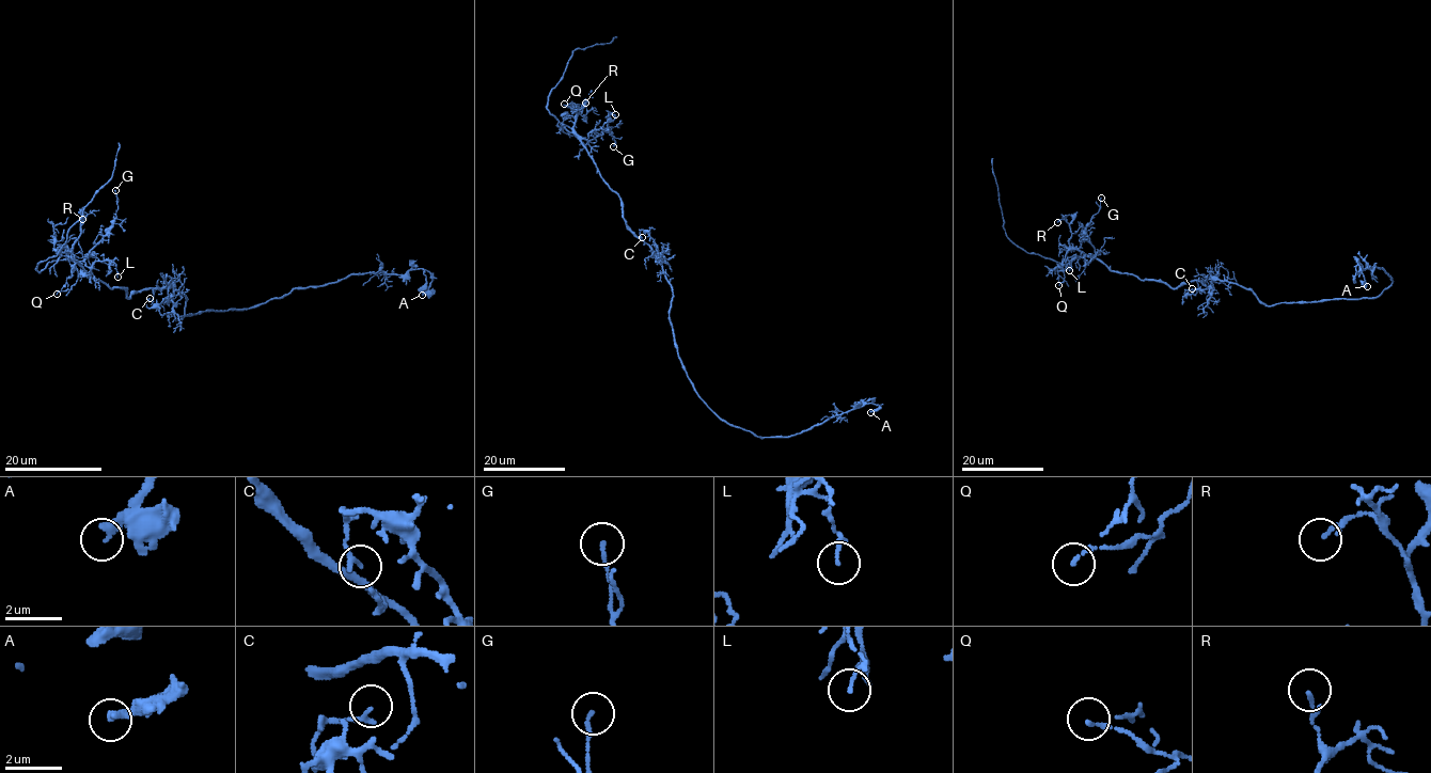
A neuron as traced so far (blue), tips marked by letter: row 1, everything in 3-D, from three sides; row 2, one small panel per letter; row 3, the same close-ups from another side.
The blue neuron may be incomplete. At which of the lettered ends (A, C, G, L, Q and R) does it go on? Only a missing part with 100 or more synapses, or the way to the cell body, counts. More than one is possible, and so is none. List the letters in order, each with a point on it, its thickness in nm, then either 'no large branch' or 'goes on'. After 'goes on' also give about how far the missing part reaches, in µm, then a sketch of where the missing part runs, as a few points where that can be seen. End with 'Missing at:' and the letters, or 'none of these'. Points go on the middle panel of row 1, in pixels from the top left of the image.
A: at (870, 412); 280 nm thick; no large branch
C: at (642, 237); 180 nm thick; no large branch
G: at (613, 146); 130 nm thick; no large branch
L: at (615, 114); 100 nm thick; no large branch
Q: at (564, 104); 140 nm thick; no large branch
R: at (585, 103); 130 nm thick; no large branch
Missing at: none of these

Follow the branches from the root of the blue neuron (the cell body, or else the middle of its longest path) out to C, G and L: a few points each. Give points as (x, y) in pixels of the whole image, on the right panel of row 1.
C: (1222, 281), (1214, 280), (1207, 288), (1184, 296), (1185, 290), (1192, 288)
G: (1222, 281), (1190, 281), (1173, 288), (1112, 271), (1094, 257), (1095, 248), (1084, 236), (1101, 198)
L: (1222, 281), (1190, 281), (1173, 288), (1112, 271), (1097, 259), (1085, 263), (1083, 257), (1069, 261), (1069, 270)

